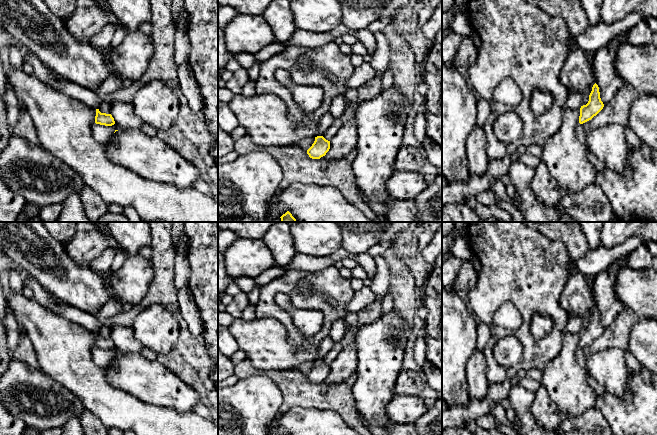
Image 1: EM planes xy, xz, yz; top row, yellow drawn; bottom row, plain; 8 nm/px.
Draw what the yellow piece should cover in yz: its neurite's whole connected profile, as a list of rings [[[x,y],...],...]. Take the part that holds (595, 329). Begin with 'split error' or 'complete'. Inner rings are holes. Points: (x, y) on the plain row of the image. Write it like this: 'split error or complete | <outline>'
complete | [[[595,307],[589,319],[589,325],[586,329],[581,330],[579,347],[583,348],[596,340],[604,331],[600,322],[599,311]]]

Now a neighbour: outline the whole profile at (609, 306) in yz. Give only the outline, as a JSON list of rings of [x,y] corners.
[[[618,258],[596,276],[594,282],[595,307],[599,311],[600,322],[607,328],[623,311],[624,305],[616,296],[616,275],[627,266],[625,259]]]

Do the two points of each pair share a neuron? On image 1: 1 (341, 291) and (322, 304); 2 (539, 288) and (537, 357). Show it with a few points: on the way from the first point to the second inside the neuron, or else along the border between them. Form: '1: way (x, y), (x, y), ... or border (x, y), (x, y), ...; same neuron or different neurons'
1: way (334, 291), (327, 291), (322, 297); same neuron
2: way (528, 305), (526, 320), (527, 340); same neuron

